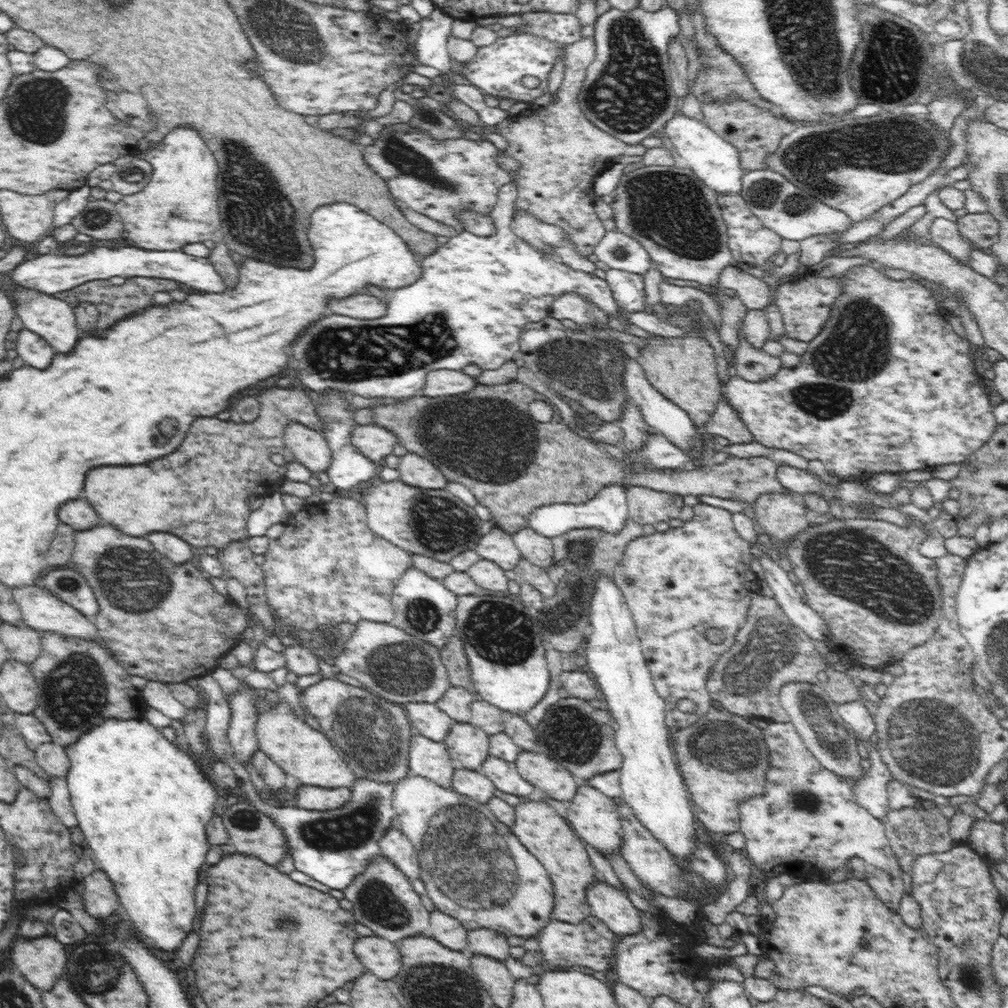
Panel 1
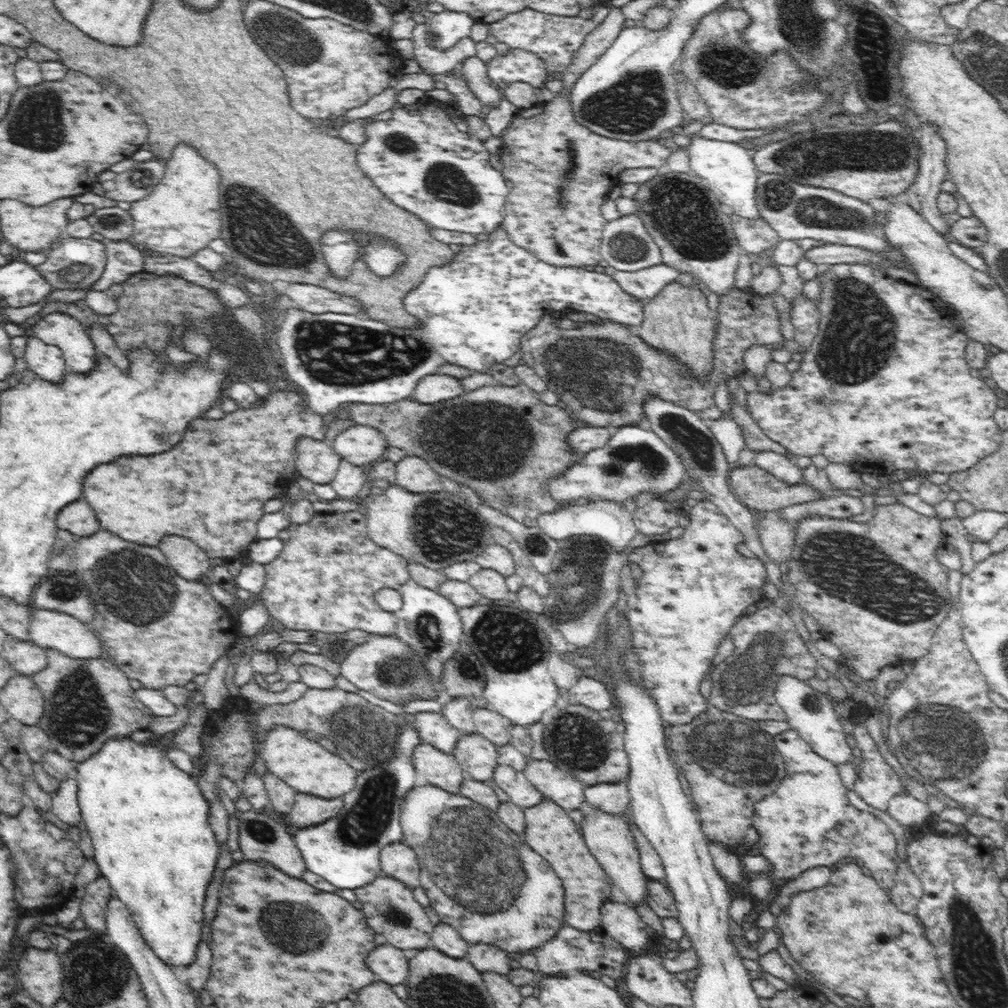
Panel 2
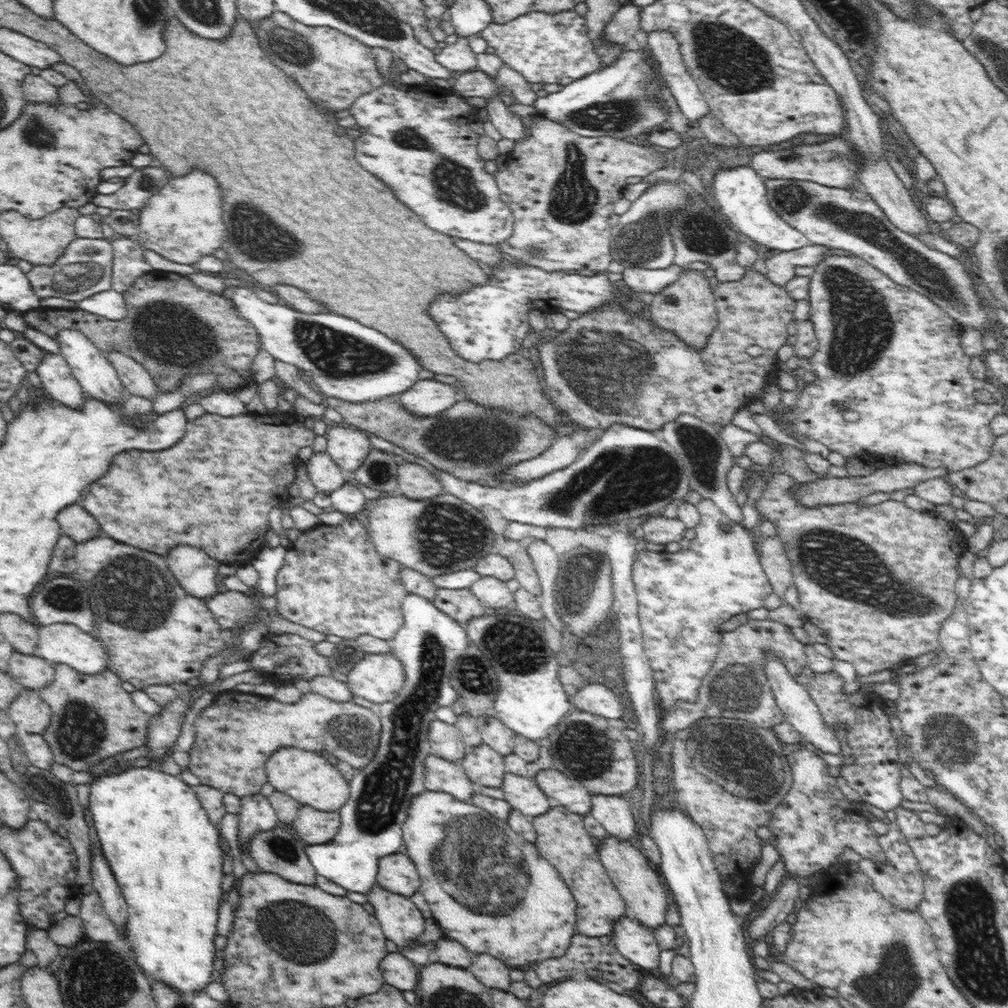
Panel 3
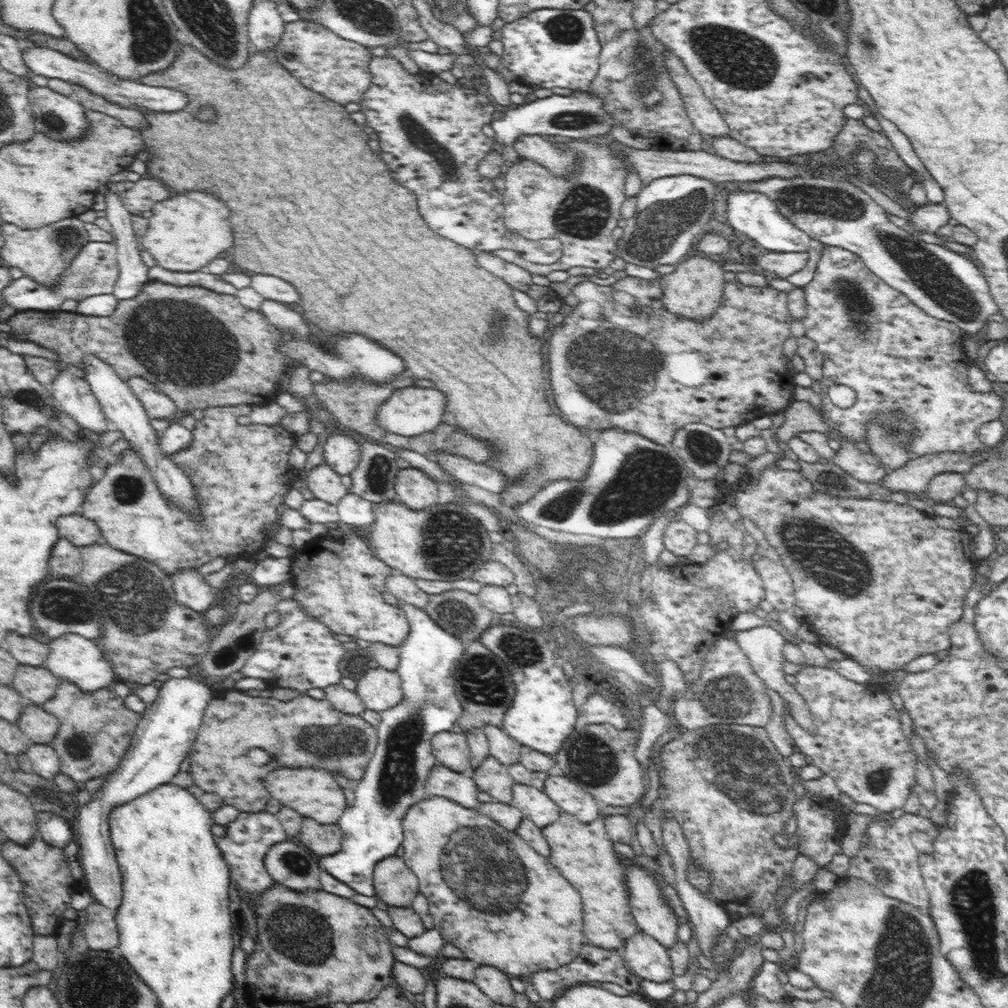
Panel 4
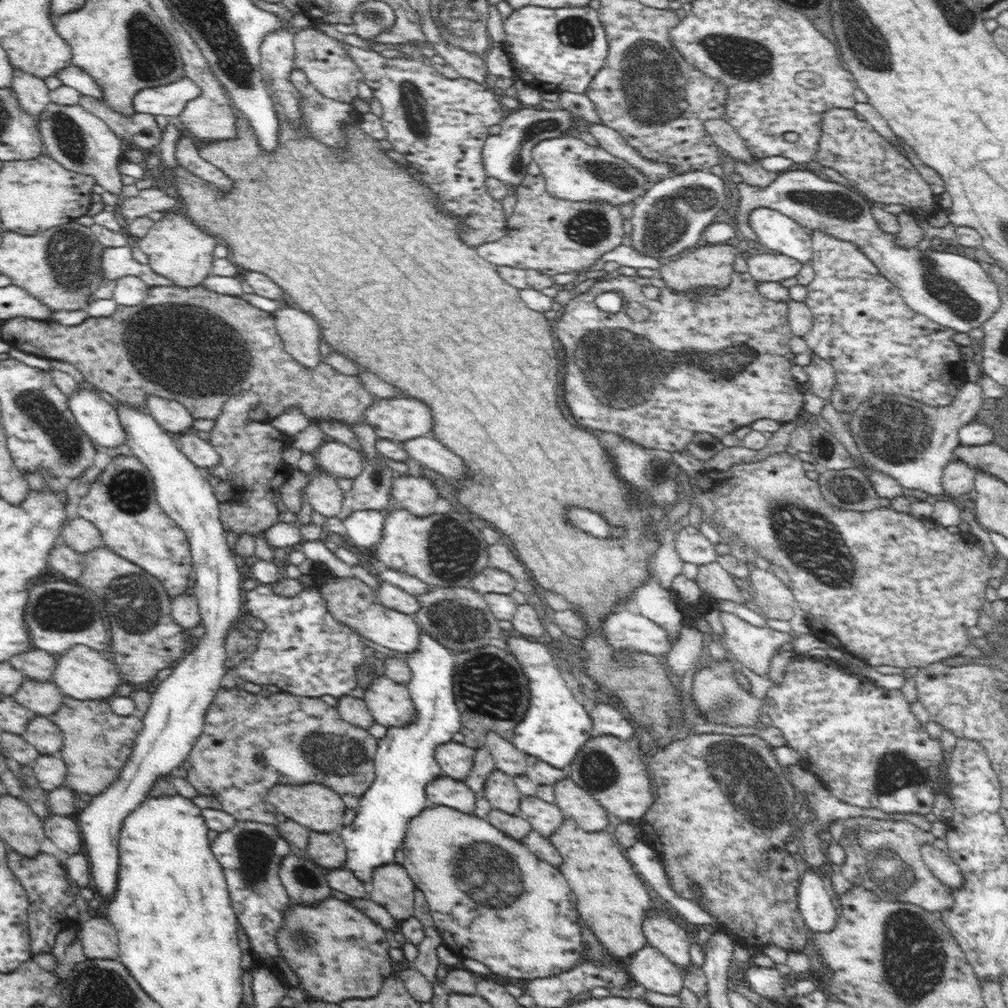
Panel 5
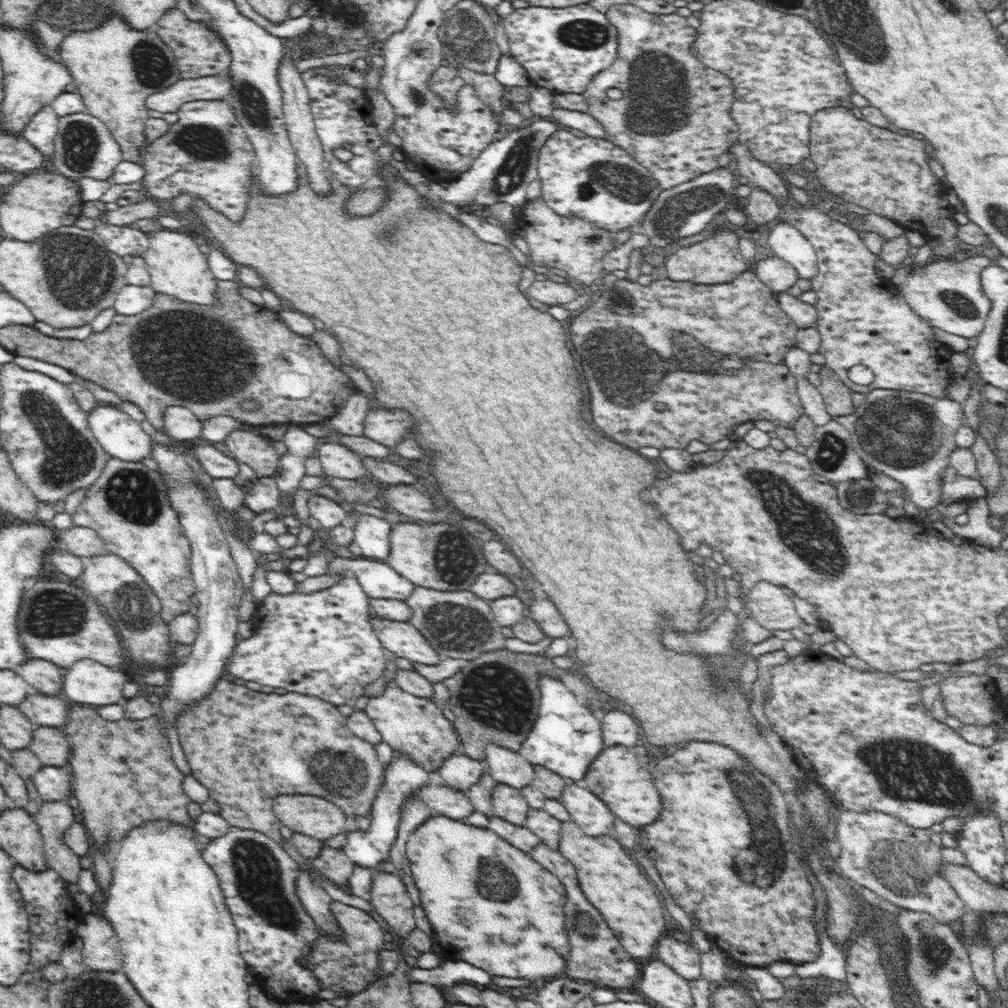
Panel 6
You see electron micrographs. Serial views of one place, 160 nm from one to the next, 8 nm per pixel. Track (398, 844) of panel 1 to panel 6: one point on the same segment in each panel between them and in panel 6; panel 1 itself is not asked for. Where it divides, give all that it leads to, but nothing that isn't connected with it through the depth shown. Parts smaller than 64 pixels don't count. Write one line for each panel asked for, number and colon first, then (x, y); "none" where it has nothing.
2: (398, 861)
3: (397, 873)
4: (396, 886)
5: (391, 887)
6: (389, 897)

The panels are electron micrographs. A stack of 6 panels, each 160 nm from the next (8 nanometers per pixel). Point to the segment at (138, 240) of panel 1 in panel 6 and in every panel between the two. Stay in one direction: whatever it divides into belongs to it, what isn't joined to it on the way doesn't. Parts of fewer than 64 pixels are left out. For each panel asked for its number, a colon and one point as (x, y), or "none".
2: (181, 215)
3: (183, 222)
4: (187, 230)
5: (177, 248)
6: (177, 267)

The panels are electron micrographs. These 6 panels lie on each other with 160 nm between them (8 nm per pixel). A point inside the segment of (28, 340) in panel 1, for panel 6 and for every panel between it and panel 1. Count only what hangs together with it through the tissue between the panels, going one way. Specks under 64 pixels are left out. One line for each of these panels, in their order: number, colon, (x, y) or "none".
2: (46, 361)
3: (57, 379)
4: (72, 395)
5: (98, 419)
6: (121, 437)

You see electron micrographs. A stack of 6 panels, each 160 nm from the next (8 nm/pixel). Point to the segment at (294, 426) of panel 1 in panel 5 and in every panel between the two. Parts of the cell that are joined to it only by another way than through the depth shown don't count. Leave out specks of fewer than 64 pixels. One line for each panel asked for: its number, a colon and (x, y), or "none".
2: (316, 460)
3: (327, 477)
4: (322, 480)
5: (324, 495)

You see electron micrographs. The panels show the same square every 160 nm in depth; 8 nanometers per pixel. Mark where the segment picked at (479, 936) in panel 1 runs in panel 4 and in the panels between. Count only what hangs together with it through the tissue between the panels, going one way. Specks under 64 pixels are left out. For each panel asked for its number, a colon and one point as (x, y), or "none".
2: (484, 957)
3: (490, 971)
4: (496, 984)

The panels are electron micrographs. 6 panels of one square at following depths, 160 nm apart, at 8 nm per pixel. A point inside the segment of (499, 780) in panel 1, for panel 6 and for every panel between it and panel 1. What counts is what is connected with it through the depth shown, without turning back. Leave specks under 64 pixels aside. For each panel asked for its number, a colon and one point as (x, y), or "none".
2: (514, 782)
3: (523, 794)
4: (535, 804)
5: (545, 818)
6: (548, 829)

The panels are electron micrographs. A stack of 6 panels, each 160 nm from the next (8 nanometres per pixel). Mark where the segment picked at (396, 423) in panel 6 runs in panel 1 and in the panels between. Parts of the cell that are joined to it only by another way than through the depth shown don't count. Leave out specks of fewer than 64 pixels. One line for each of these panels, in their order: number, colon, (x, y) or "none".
1: (440, 382)
2: (433, 388)
3: (426, 398)
4: (412, 411)
5: (397, 419)

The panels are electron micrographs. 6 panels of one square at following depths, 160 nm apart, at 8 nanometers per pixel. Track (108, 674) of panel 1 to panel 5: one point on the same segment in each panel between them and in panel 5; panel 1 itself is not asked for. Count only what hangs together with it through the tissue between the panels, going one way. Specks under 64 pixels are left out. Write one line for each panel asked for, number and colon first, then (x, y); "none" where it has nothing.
2: (87, 701)
3: (92, 717)
4: (95, 729)
5: (97, 742)

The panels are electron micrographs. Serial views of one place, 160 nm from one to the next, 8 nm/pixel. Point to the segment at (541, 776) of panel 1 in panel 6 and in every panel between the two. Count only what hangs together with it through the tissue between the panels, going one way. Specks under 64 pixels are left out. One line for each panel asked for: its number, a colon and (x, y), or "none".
2: (567, 791)
3: (568, 792)
4: (571, 798)
5: (575, 803)
6: (593, 817)

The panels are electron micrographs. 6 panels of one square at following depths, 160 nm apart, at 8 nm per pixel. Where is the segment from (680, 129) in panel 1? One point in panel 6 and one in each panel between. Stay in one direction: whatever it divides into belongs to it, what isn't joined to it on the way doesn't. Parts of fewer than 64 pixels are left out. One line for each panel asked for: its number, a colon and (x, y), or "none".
2: (728, 170)
3: (740, 195)
4: (754, 214)
5: (775, 230)
6: (785, 241)

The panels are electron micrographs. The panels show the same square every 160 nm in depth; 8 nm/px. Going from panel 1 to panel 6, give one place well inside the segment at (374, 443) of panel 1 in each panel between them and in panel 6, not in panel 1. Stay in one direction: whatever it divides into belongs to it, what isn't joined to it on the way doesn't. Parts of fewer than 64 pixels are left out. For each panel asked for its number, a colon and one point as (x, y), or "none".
2: (360, 445)
3: (349, 447)
4: (341, 452)
5: (338, 459)
6: (337, 461)

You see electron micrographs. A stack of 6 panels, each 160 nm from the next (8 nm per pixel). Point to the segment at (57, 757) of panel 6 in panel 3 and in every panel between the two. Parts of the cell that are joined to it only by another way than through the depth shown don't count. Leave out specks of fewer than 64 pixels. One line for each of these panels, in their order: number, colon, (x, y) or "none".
3: (31, 714)
4: (41, 727)
5: (41, 732)

